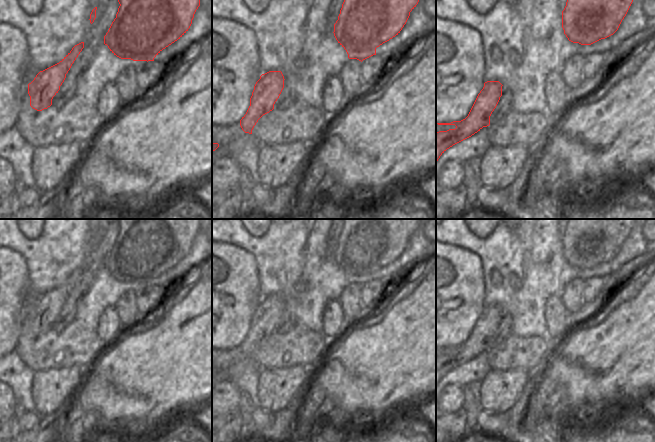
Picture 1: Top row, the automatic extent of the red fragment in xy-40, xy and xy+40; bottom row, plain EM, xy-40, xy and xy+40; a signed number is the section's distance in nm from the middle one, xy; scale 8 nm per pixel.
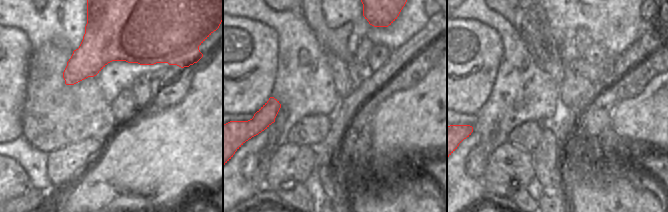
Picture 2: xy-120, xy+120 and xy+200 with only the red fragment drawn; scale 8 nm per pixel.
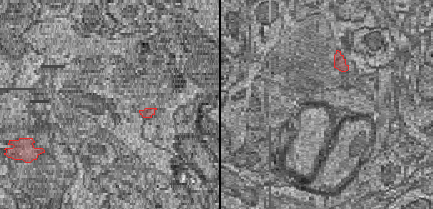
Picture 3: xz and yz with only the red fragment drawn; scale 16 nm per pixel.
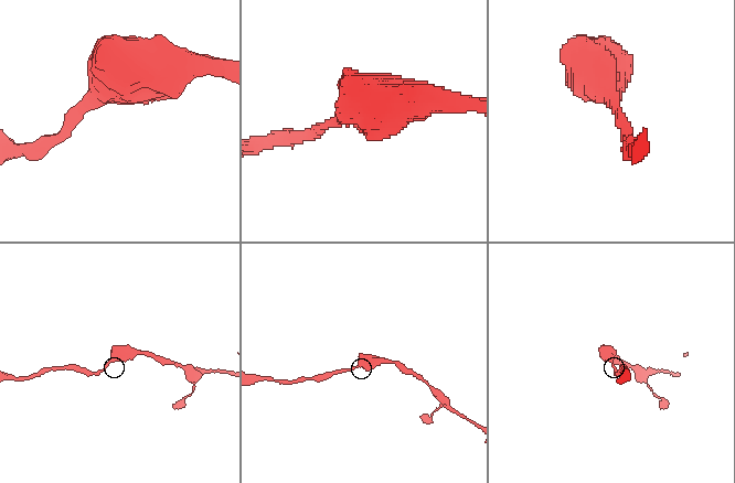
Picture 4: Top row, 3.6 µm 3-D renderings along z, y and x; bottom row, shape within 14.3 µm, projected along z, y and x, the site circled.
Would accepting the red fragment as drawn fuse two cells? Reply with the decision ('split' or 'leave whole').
leave whole

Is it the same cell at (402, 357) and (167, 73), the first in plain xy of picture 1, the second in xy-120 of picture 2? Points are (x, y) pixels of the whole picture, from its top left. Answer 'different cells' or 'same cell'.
different cells

